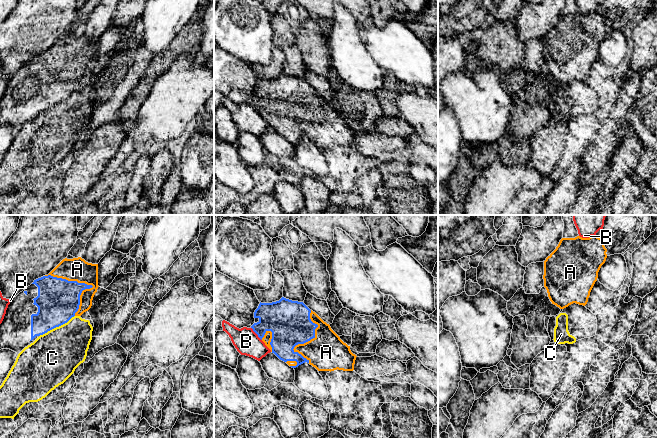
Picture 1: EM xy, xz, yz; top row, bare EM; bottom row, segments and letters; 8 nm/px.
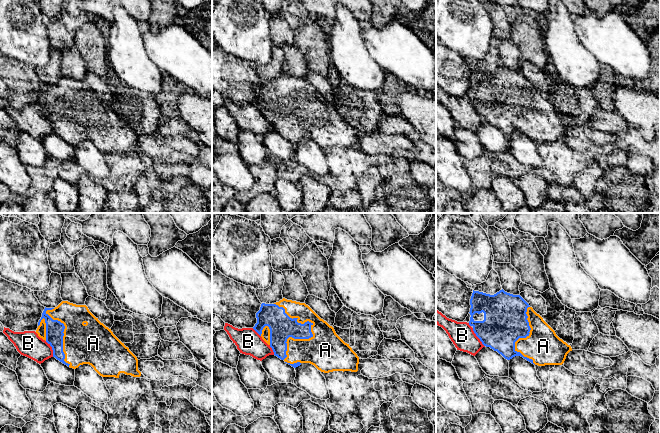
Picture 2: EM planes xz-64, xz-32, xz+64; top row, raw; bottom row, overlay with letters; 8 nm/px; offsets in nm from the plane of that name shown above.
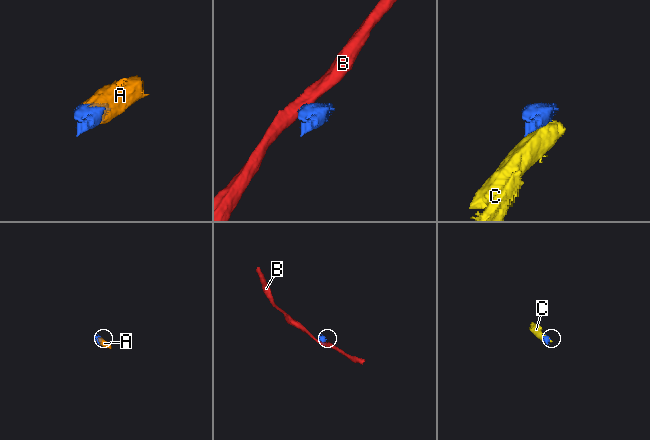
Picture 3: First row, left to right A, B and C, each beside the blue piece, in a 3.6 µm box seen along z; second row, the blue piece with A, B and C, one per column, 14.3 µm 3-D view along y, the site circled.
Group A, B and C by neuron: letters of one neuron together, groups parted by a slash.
A / B / C

